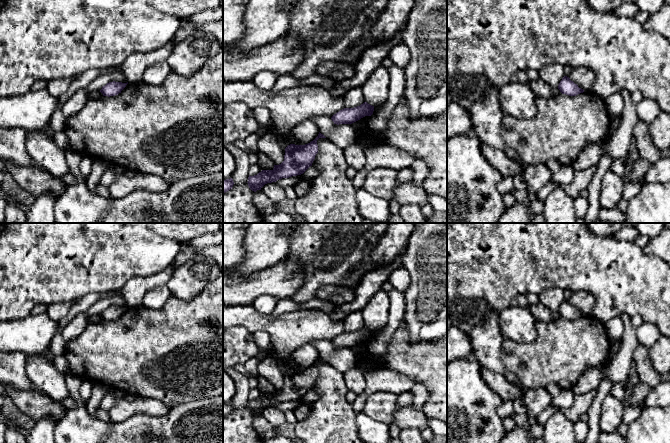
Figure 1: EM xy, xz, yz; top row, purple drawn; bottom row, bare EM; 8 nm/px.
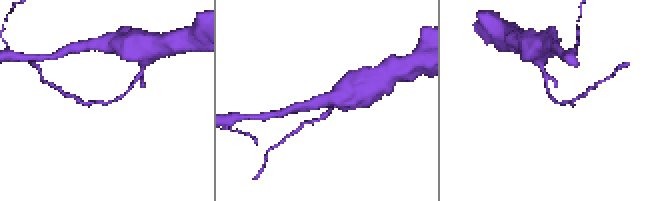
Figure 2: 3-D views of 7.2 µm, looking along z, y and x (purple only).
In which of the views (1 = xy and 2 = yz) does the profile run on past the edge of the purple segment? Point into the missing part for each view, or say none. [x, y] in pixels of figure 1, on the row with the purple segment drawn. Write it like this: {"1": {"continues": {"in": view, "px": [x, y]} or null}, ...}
{"1": {"continues": null}, "2": {"continues": null}}

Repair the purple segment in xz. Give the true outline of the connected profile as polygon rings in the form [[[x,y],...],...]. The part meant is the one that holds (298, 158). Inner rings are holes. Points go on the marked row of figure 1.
[[[319,132],[318,136],[308,144],[290,144],[285,148],[284,161],[279,165],[274,165],[272,170],[262,170],[257,175],[248,177],[249,188],[256,192],[267,184],[276,182],[282,178],[289,178],[303,174],[315,159],[318,153],[317,140],[326,138]]]

